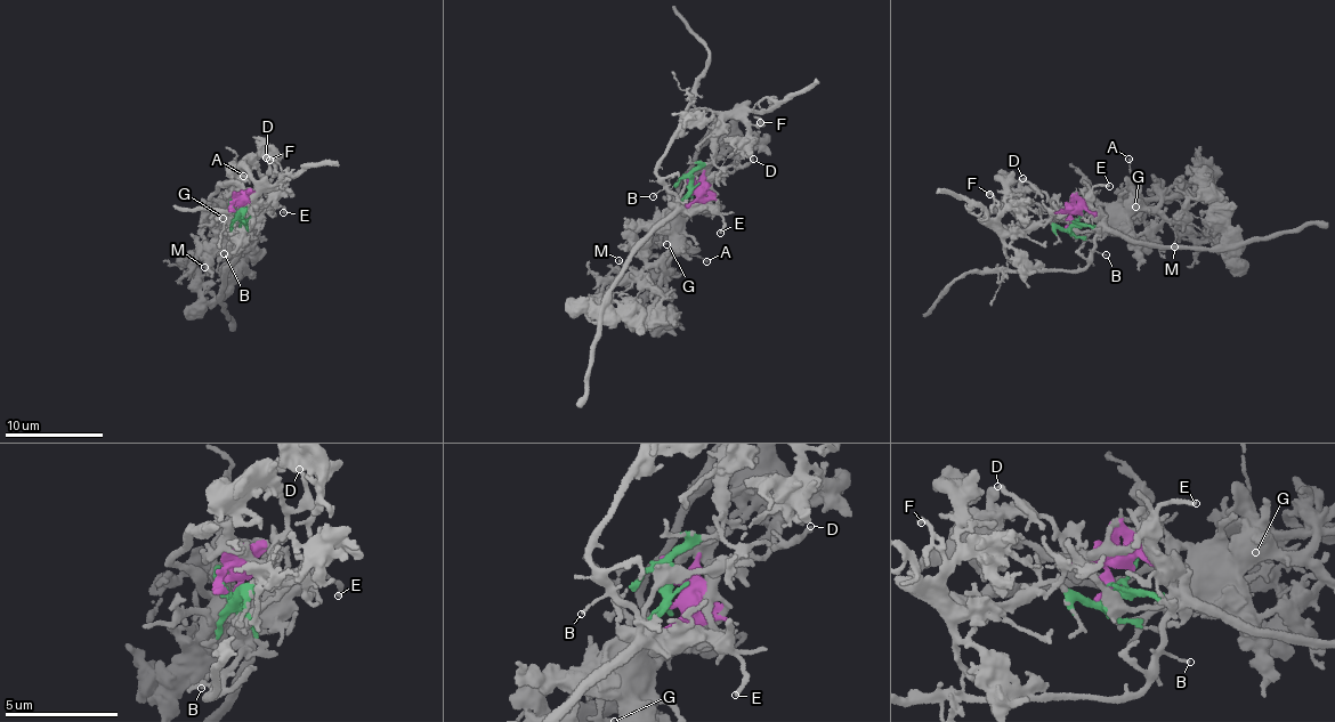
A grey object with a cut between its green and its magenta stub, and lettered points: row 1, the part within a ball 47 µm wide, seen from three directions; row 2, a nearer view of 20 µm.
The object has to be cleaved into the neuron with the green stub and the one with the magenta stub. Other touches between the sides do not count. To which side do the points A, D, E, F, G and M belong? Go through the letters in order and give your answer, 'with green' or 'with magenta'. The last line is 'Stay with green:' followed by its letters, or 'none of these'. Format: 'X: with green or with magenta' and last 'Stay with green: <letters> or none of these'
A: with magenta
D: with green
E: with magenta
F: with green
G: with magenta
M: with magenta
Stay with green: D, F

